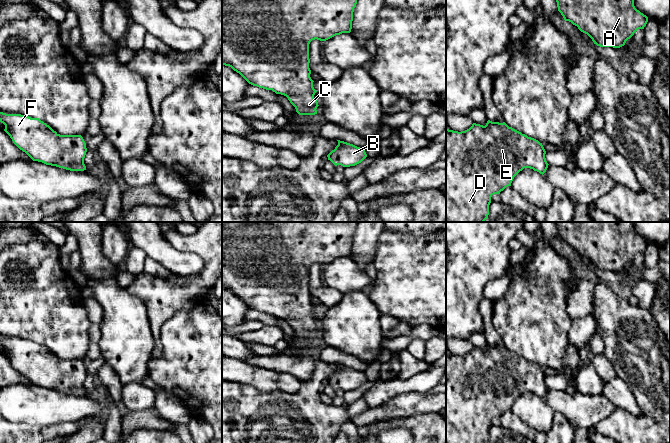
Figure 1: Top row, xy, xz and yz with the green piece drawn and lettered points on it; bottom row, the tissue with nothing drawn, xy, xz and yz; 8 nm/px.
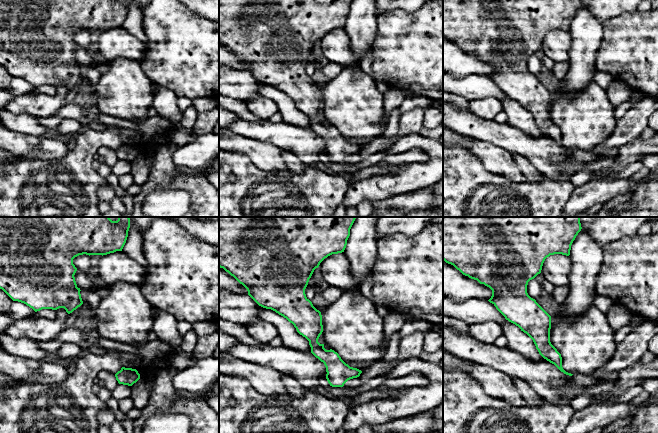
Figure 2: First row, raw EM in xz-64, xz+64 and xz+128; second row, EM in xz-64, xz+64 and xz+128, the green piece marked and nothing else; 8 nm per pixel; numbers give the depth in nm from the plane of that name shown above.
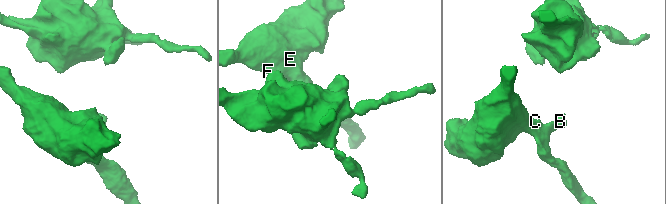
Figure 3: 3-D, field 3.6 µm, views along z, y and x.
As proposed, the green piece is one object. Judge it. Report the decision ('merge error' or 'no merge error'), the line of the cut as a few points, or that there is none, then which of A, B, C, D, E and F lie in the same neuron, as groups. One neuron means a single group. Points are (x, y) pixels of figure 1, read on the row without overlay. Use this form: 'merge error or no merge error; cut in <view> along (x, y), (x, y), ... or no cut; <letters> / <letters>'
no merge error; no cut; A B C D E F

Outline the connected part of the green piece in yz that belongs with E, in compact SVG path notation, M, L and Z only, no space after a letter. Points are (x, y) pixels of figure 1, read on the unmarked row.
M488 344L485 350L473 347L469 353L461 356L446 353L446 443L488 443L491 421L494 418L500 418L506 411L511 410L514 401L520 395L524 392L530 392L542 399L546 396L549 388L545 378L546 375L542 367L509 351L505 346L499 347Z

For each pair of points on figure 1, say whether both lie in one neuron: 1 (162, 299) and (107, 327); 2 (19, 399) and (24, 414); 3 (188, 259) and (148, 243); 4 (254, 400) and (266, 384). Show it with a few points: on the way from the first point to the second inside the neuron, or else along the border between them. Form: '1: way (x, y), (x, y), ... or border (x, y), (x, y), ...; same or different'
1: border (129, 291), (143, 302), (151, 331); different
2: way (23, 403), (24, 410); same
3: way (178, 259), (171, 259), (158, 249); same
4: border (238, 383), (251, 384), (264, 392), (279, 390); different

